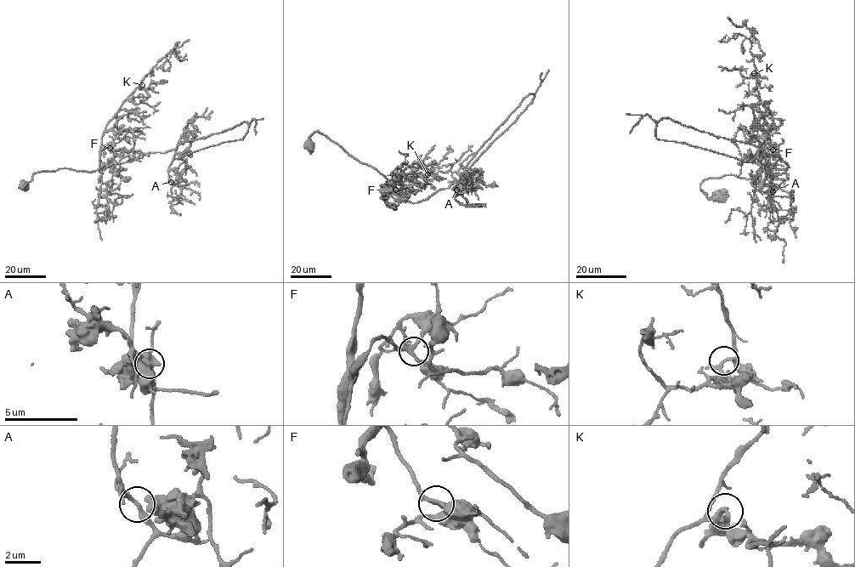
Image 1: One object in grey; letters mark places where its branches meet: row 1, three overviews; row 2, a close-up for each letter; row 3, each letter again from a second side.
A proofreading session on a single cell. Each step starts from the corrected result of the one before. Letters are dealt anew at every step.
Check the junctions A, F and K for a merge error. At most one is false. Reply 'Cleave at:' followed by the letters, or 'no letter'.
Cleave at: no letter

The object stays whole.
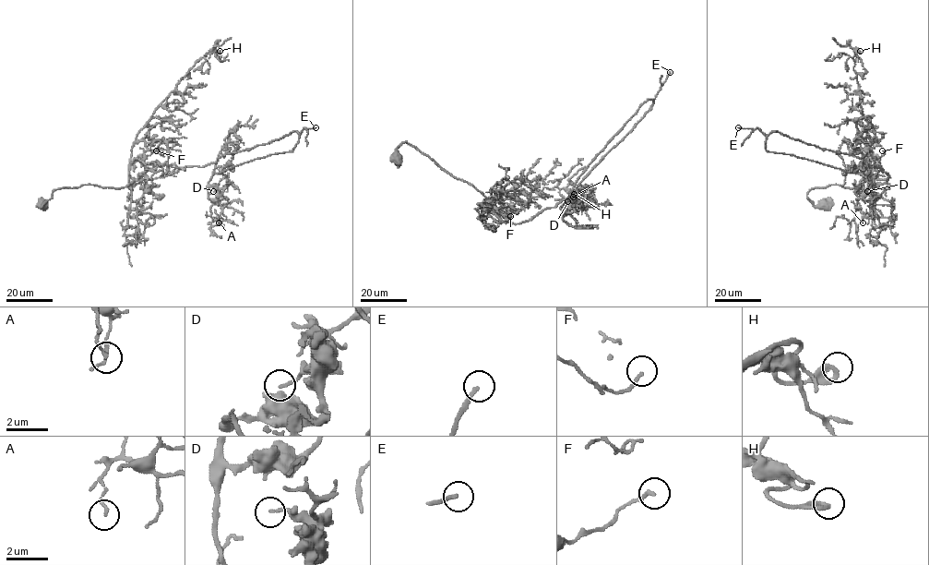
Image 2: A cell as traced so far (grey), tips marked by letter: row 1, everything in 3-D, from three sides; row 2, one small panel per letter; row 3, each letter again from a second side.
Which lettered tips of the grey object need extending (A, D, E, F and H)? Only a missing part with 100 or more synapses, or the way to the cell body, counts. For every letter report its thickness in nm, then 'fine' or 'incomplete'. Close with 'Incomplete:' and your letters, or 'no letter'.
A: calibre 110 nm; fine
D: calibre 110 nm; fine
E: calibre 190 nm; incomplete
F: calibre 150 nm; fine
H: calibre 300 nm; fine
Incomplete: E

